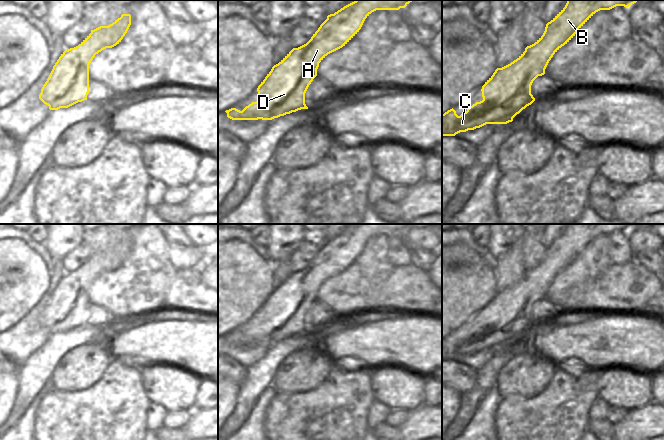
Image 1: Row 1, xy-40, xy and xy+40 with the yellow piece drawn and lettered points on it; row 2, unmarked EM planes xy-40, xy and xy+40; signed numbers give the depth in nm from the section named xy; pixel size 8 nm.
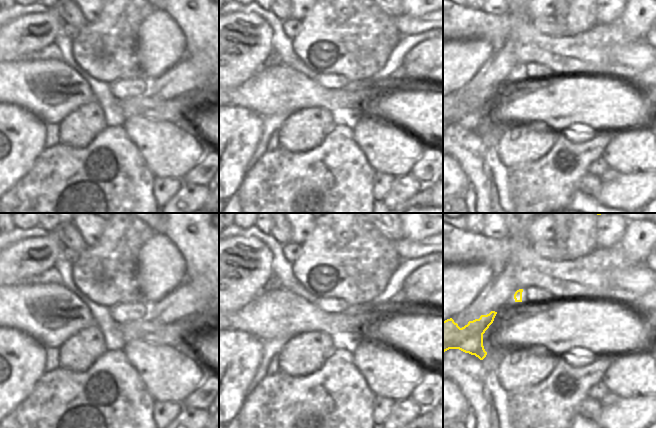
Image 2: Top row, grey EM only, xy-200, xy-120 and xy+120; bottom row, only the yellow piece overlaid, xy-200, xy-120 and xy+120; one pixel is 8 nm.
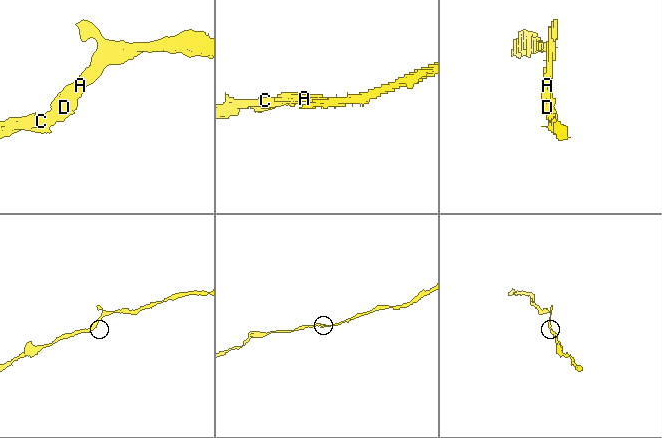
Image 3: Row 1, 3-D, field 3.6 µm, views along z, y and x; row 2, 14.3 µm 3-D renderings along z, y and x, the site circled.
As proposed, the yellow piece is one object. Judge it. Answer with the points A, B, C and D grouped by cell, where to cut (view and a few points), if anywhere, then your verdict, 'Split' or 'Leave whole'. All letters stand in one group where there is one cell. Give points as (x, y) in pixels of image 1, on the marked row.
Groups: A B C D. No split. Leave whole.

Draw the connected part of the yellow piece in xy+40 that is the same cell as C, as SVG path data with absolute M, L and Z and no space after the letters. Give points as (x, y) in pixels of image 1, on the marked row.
M567 0L565 7L546 24L543 35L513 62L497 68L482 86L483 100L470 106L458 116L452 108L442 114L442 136L455 136L460 132L474 130L486 124L507 124L535 98L531 94L531 85L538 77L545 74L545 69L553 55L567 44L577 31L598 11L610 10L616 6L628 8L639 0Z

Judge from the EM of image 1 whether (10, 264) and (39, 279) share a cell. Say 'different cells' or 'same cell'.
same cell

